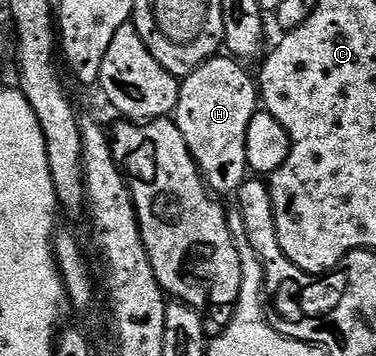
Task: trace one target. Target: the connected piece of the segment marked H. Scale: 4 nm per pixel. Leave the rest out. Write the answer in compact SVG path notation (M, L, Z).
M227 54L207 60L200 68L182 77L179 101L173 113L174 122L185 138L207 188L220 197L230 192L231 195L238 193L249 176L246 131L260 107L261 93L256 77L250 76L242 67L246 68Z

